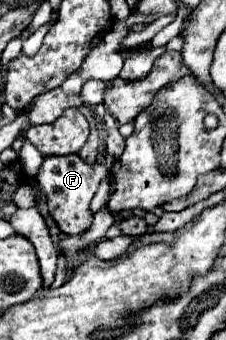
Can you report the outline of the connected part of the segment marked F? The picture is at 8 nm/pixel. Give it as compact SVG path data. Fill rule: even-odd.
M78 154L68 156L46 156L44 164L36 178L40 178L40 186L46 194L56 194L50 199L48 208L52 218L56 220L60 232L66 236L76 236L90 228L92 224L92 212L90 212L90 200L100 184L110 174L108 166L104 164L86 164Z

